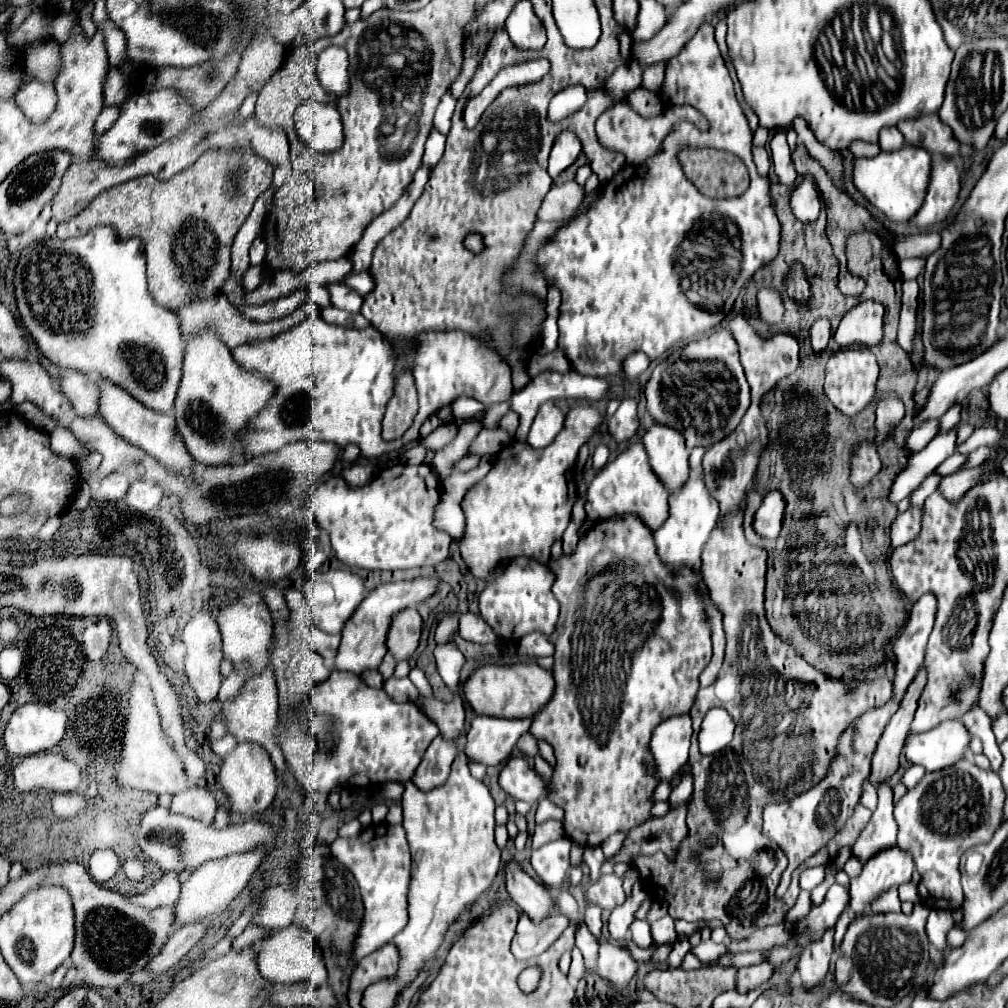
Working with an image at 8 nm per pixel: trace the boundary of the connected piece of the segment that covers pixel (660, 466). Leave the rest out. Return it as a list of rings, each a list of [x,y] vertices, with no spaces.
[[[654,424],[642,438],[648,462],[656,472],[658,480],[662,480],[668,494],[680,490],[690,474],[688,468],[688,450],[684,446],[684,438],[674,428]]]

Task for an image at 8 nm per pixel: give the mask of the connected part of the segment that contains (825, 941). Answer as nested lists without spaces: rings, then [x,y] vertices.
[[[828,930],[822,936],[822,940],[812,942],[804,948],[798,962],[798,974],[802,978],[802,986],[806,992],[816,988],[826,978],[832,950],[834,950],[834,930]]]

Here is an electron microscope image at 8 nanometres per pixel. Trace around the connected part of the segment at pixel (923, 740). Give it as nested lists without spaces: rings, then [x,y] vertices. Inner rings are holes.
[[[958,720],[942,722],[940,726],[910,736],[904,746],[904,754],[912,764],[924,766],[928,772],[936,772],[956,764],[966,756],[970,734]]]

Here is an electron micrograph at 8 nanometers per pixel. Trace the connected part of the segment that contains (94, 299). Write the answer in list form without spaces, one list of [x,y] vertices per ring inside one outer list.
[[[96,226],[88,234],[78,236],[78,238],[70,238],[70,240],[64,240],[64,242],[60,242],[58,238],[38,242],[36,246],[28,246],[28,248],[22,250],[20,262],[16,266],[14,286],[16,286],[16,302],[18,302],[18,312],[20,312],[22,324],[26,326],[26,330],[30,330],[30,336],[36,340],[38,348],[44,348],[44,356],[52,364],[56,364],[60,368],[72,368],[72,370],[78,370],[78,372],[84,372],[84,374],[98,374],[100,378],[110,380],[112,384],[126,390],[130,396],[140,400],[146,408],[156,410],[156,412],[172,412],[176,392],[178,392],[178,384],[180,384],[180,378],[182,378],[182,360],[184,360],[186,344],[182,344],[182,330],[178,326],[178,314],[174,310],[166,310],[166,308],[158,306],[148,292],[146,256],[142,252],[142,242],[138,238],[120,240],[116,228]]]

